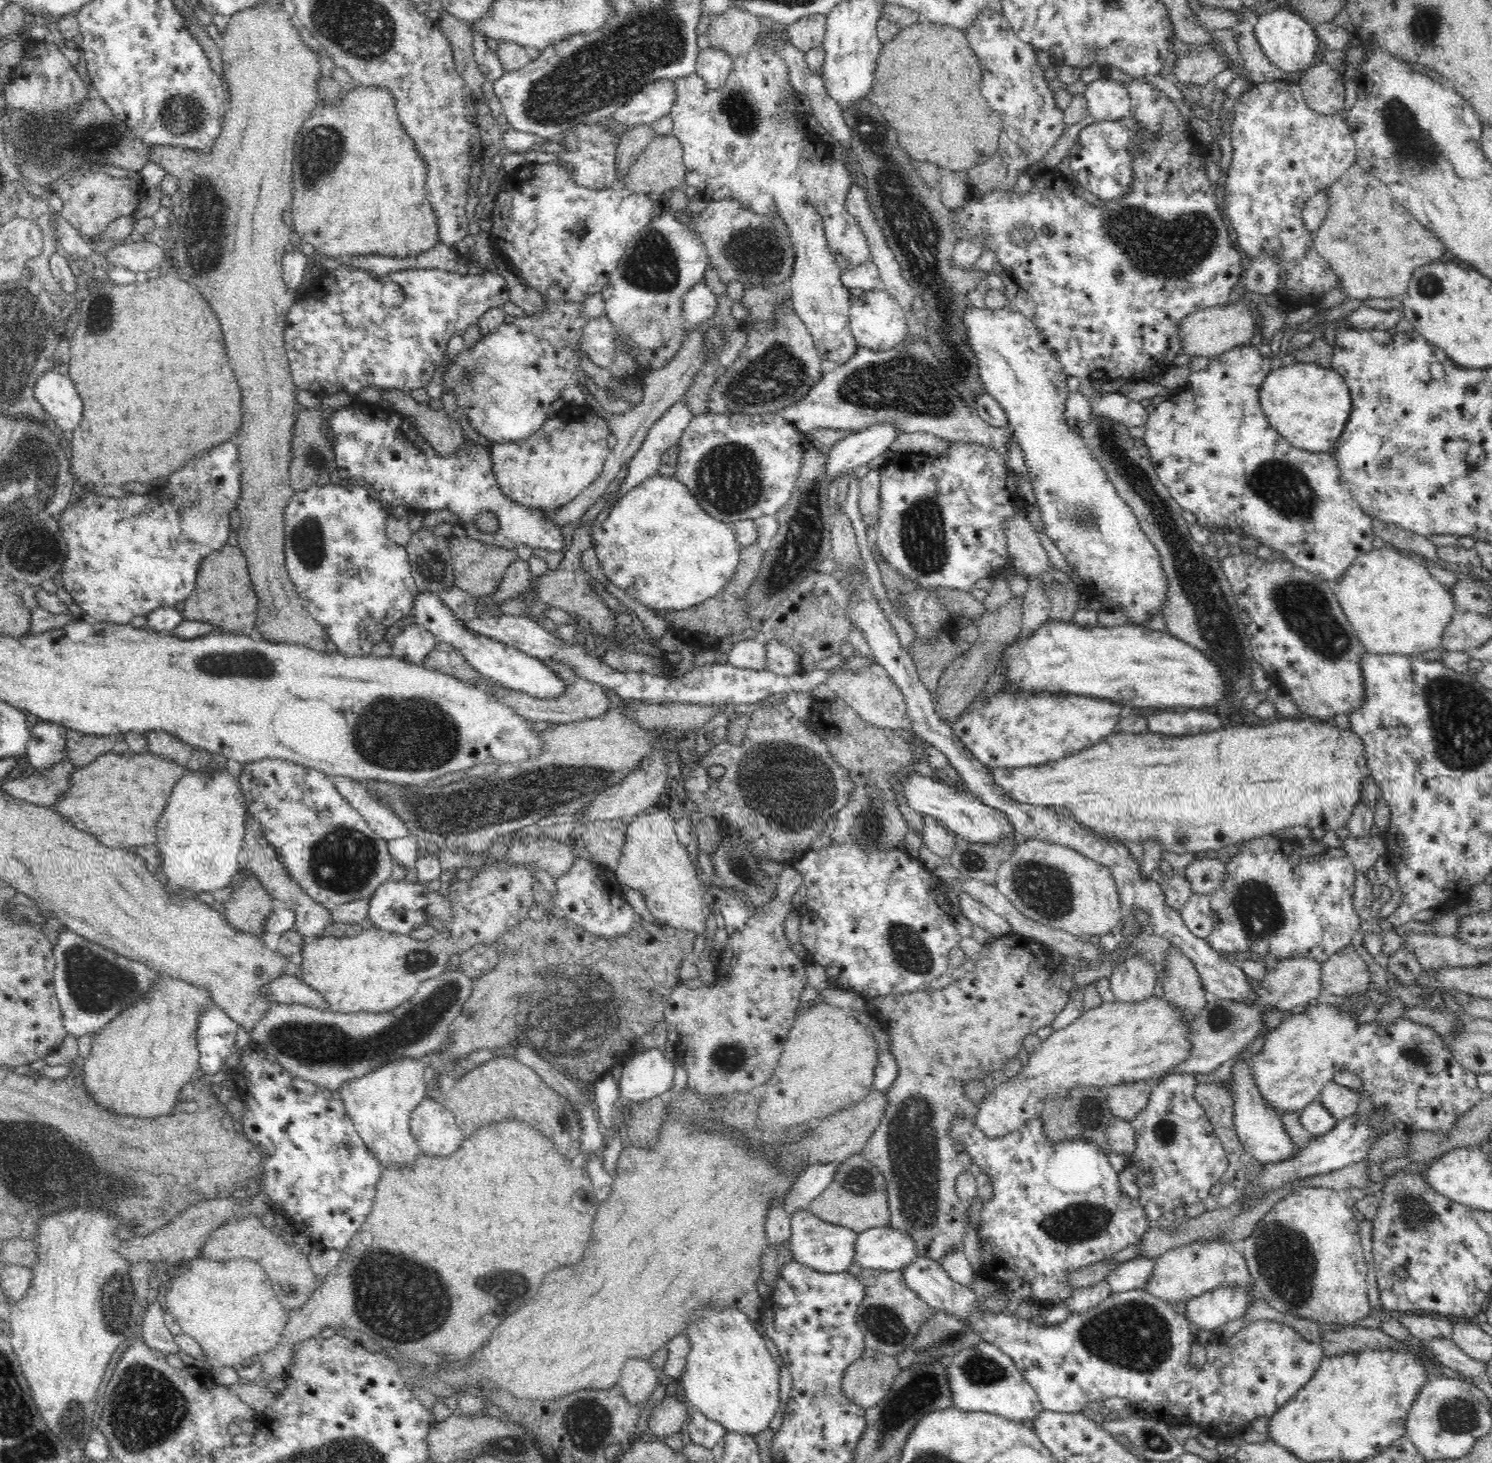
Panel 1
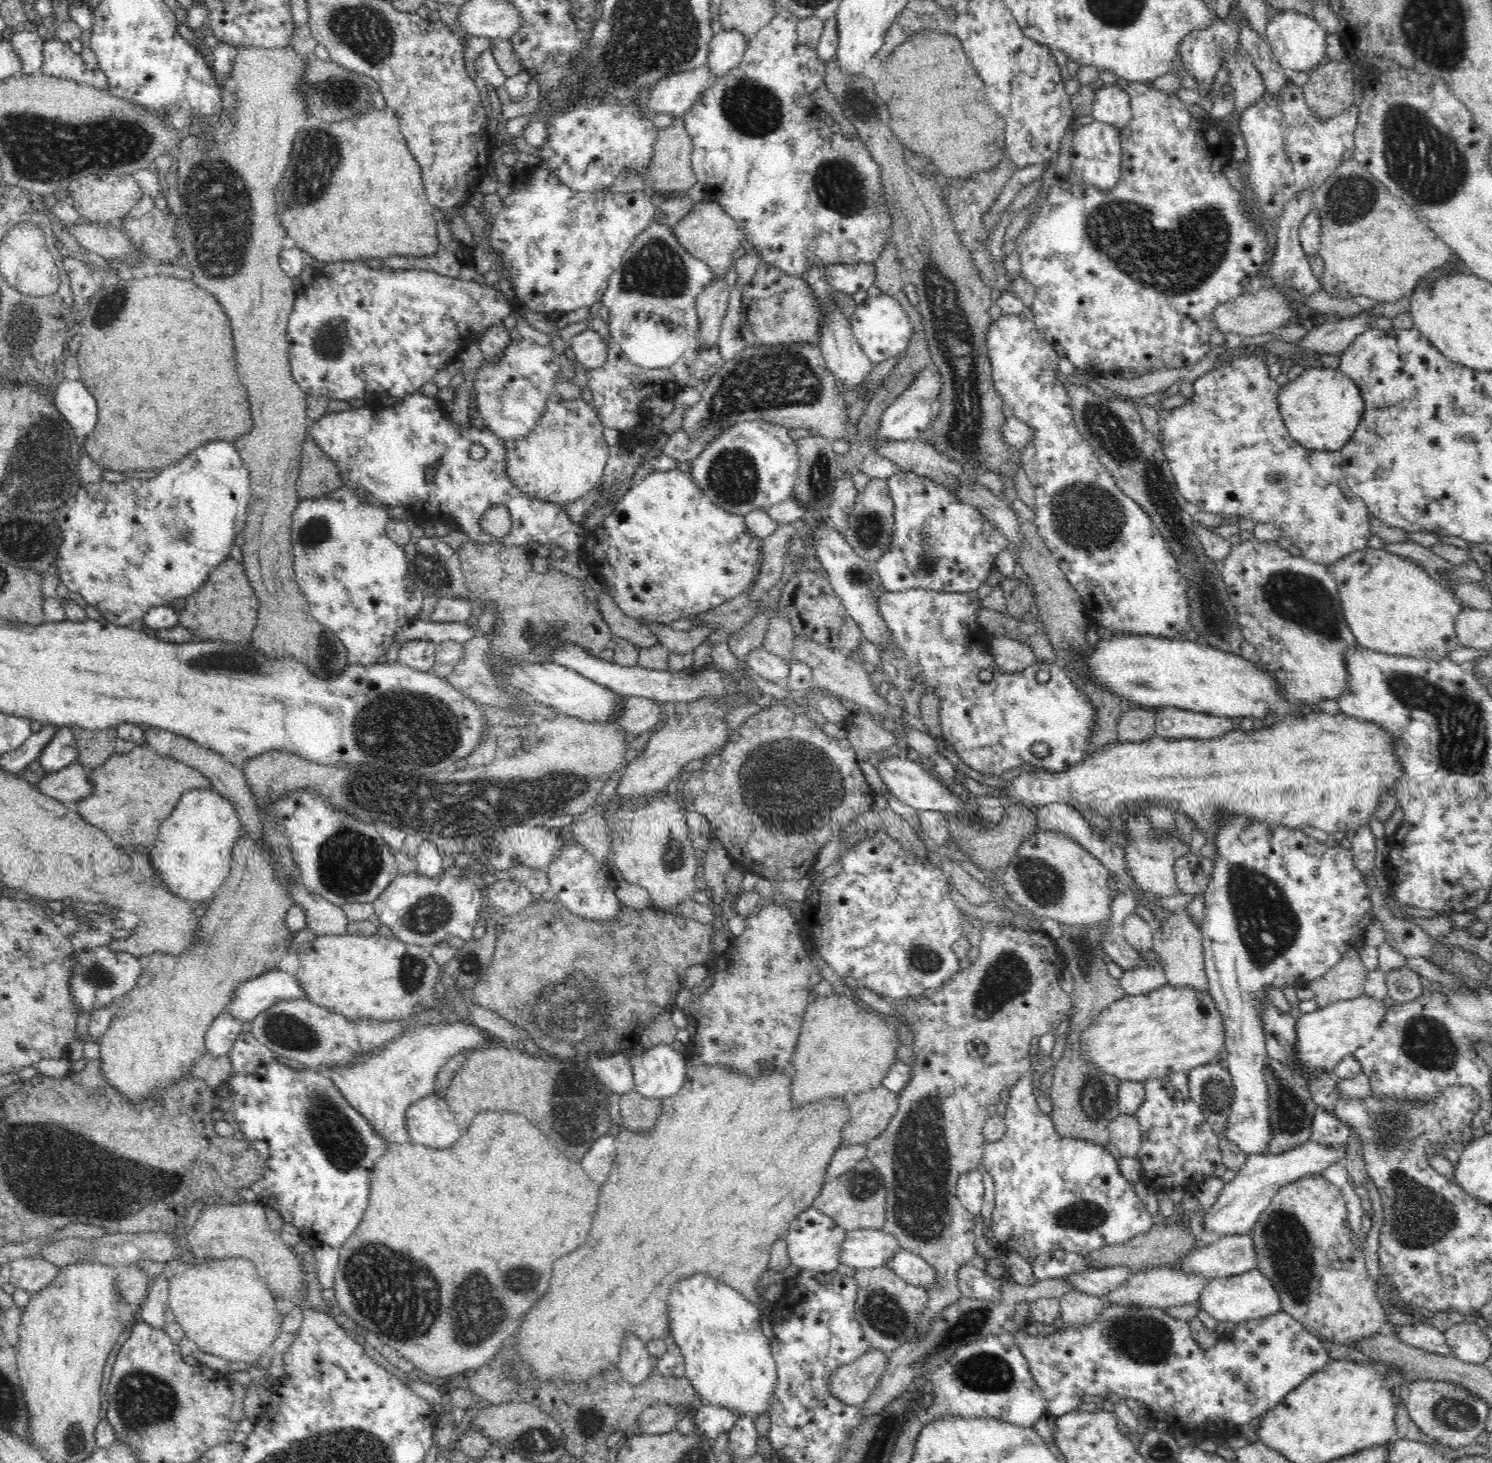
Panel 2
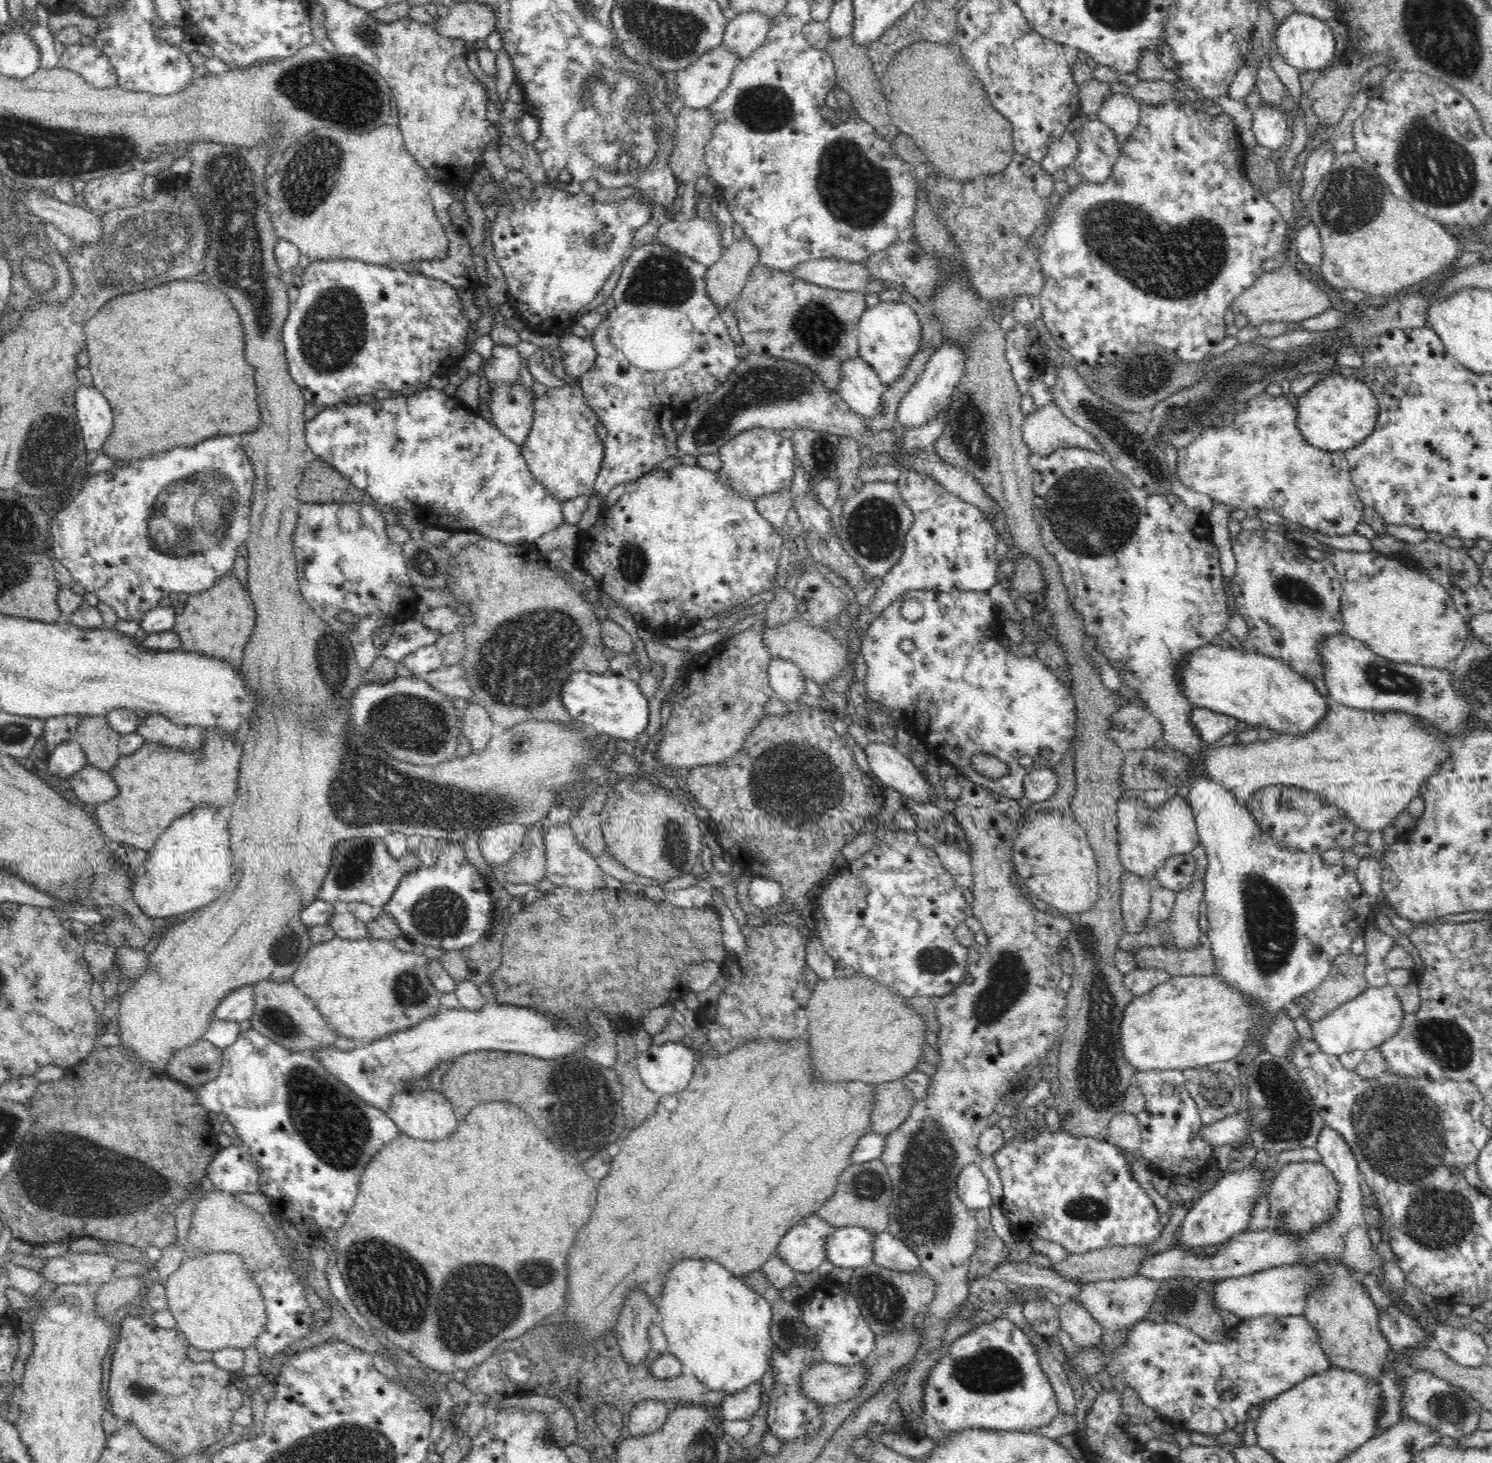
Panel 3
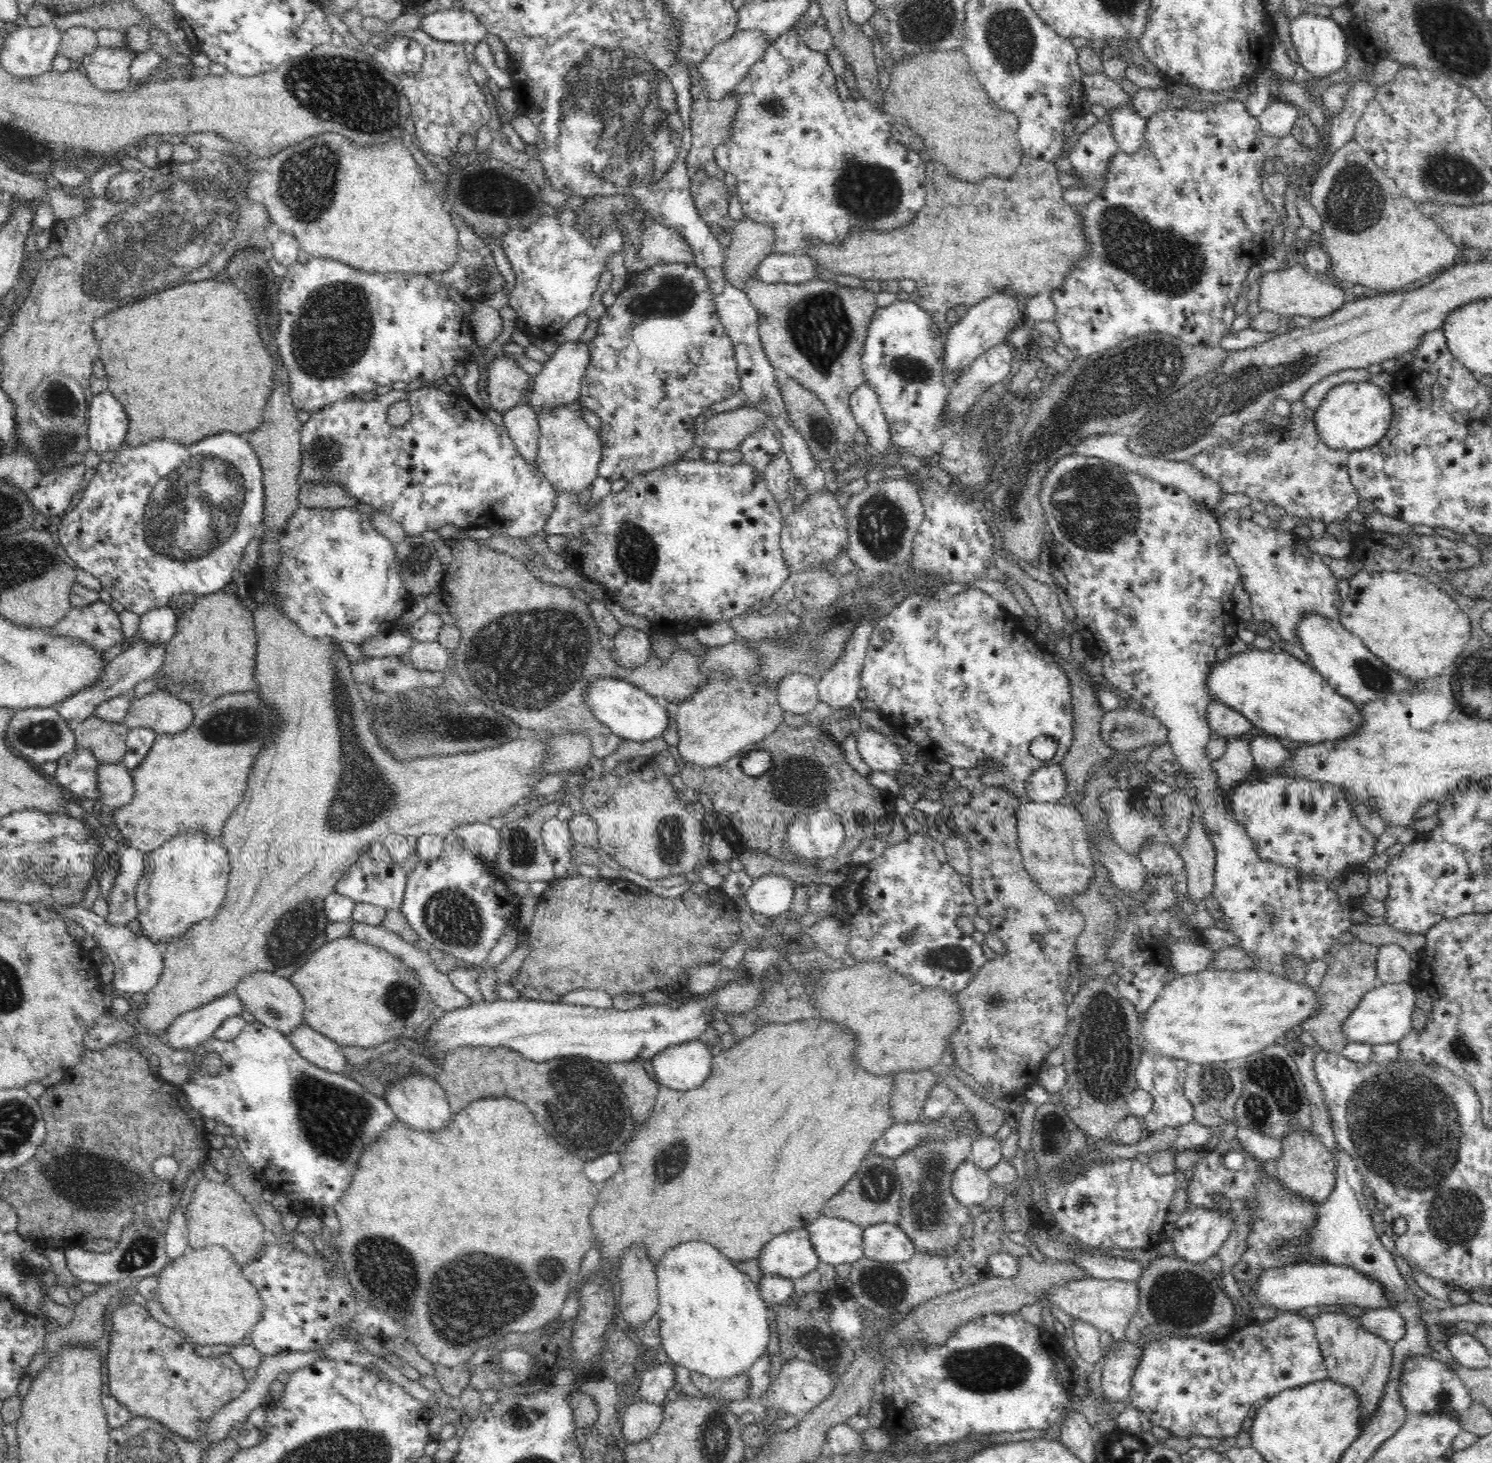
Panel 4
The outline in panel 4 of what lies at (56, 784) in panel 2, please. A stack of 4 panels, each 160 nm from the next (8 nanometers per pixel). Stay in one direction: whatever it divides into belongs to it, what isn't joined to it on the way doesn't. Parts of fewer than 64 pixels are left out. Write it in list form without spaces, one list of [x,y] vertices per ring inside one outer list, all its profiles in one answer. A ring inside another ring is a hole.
[[[101,763],[97,768],[100,803],[118,808],[127,805],[134,798],[134,779],[131,771],[120,763]]]

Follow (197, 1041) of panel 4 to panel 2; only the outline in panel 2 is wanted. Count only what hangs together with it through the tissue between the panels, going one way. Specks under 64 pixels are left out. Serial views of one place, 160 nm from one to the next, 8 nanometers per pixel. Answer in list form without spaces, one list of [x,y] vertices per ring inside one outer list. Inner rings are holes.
[[[270,969],[241,983],[233,994],[232,1016],[241,1023],[252,1022],[259,1014],[282,1000],[307,998],[298,979],[288,972]]]

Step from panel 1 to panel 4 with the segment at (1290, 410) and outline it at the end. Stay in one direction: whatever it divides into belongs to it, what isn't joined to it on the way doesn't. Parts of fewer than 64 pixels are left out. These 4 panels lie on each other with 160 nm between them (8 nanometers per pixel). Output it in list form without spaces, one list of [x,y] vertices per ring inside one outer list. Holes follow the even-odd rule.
[[[1369,381],[1346,382],[1332,387],[1315,410],[1312,419],[1328,448],[1358,451],[1378,444],[1393,419],[1390,395]]]

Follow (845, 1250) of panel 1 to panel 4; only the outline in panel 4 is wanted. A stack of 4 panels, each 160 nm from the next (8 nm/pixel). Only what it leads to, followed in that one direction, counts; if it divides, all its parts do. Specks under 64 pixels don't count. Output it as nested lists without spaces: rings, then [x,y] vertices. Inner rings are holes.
[[[797,1228],[774,1236],[760,1250],[759,1267],[763,1275],[800,1278],[818,1269],[819,1256],[808,1229]]]

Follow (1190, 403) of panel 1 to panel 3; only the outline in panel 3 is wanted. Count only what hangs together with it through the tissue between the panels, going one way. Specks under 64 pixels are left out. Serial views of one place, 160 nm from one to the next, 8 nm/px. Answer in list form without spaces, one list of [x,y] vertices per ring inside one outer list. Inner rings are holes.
[[[1260,393],[1259,395],[1250,397],[1249,401],[1246,401],[1246,406],[1244,412],[1226,415],[1223,418],[1223,425],[1221,427],[1218,427],[1218,425],[1208,426],[1206,430],[1203,430],[1193,440],[1194,442],[1192,442],[1192,444],[1188,444],[1186,448],[1180,448],[1180,450],[1178,450],[1176,472],[1178,473],[1180,482],[1182,482],[1186,488],[1190,488],[1190,490],[1208,494],[1214,503],[1221,502],[1222,504],[1228,504],[1228,506],[1233,506],[1234,509],[1240,508],[1240,510],[1246,510],[1246,508],[1257,508],[1258,510],[1275,510],[1286,520],[1287,525],[1291,528],[1312,529],[1314,532],[1317,531],[1322,534],[1327,534],[1328,536],[1346,536],[1356,533],[1356,526],[1363,521],[1365,505],[1360,500],[1357,489],[1351,481],[1350,467],[1345,452],[1324,451],[1307,444],[1297,425],[1298,417],[1296,409],[1292,407],[1292,403],[1283,395],[1276,397],[1268,393]]]

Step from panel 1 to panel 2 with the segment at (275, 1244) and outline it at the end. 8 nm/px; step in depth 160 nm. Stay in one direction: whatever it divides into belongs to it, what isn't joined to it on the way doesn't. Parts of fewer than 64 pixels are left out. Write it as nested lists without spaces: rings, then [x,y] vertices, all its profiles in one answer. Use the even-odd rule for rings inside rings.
[[[237,1200],[209,1201],[198,1220],[196,1220],[196,1224],[187,1232],[187,1247],[198,1258],[225,1260],[241,1257],[250,1260],[255,1265],[260,1280],[266,1284],[273,1294],[277,1293],[277,1296],[281,1296],[286,1301],[291,1300],[294,1306],[307,1306],[308,1301],[304,1300],[304,1288],[306,1286],[304,1285],[305,1276],[302,1273],[301,1262],[294,1255],[293,1249],[286,1246],[280,1235],[270,1228],[264,1210],[265,1206],[261,1202],[249,1204]]]

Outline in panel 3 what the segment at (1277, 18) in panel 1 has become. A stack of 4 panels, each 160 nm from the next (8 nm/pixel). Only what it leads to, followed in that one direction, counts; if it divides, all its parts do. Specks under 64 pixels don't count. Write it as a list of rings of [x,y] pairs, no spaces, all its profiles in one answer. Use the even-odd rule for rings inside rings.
[[[1295,10],[1279,25],[1274,37],[1273,52],[1279,59],[1290,66],[1298,68],[1301,72],[1307,70],[1320,70],[1329,67],[1335,58],[1335,36],[1332,29],[1316,16],[1297,13]]]

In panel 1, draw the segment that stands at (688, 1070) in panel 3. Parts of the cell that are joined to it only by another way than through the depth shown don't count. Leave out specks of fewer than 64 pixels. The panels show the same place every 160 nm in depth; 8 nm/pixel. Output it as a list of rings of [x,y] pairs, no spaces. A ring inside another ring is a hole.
[[[660,1049],[636,1050],[622,1063],[622,1068],[618,1068],[617,1071],[617,1085],[621,1103],[624,1106],[638,1104],[640,1101],[660,1096],[667,1090],[672,1090],[675,1068],[675,1060],[670,1059],[668,1051]]]

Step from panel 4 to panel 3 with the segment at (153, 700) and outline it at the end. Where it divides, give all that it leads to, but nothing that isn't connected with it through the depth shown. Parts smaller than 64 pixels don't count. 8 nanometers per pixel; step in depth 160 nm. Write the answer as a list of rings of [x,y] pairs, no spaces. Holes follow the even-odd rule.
[[[142,714],[137,733],[146,741],[164,744],[184,752],[198,752],[204,744],[204,729],[174,724],[167,717]]]

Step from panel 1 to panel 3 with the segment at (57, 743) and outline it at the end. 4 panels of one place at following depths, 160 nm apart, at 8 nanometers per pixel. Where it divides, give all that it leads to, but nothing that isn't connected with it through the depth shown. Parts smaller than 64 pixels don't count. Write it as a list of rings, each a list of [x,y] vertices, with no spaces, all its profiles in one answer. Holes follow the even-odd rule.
[[[74,740],[61,742],[49,752],[47,766],[49,772],[67,779],[88,764],[84,749]]]

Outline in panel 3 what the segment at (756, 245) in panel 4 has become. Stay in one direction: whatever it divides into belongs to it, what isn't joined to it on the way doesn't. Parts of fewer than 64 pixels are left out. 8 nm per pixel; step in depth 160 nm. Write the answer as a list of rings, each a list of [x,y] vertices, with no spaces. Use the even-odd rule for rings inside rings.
[[[748,237],[735,240],[722,252],[716,264],[707,267],[705,292],[720,312],[734,304],[742,292],[750,271],[759,263],[759,251]]]

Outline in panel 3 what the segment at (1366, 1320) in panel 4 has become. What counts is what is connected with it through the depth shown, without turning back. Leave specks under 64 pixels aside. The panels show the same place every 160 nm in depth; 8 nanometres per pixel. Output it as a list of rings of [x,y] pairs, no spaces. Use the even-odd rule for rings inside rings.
[[[1393,1307],[1382,1311],[1380,1329],[1389,1344],[1395,1348],[1408,1349],[1428,1338],[1428,1331],[1421,1321],[1416,1321],[1414,1316],[1406,1315]]]

